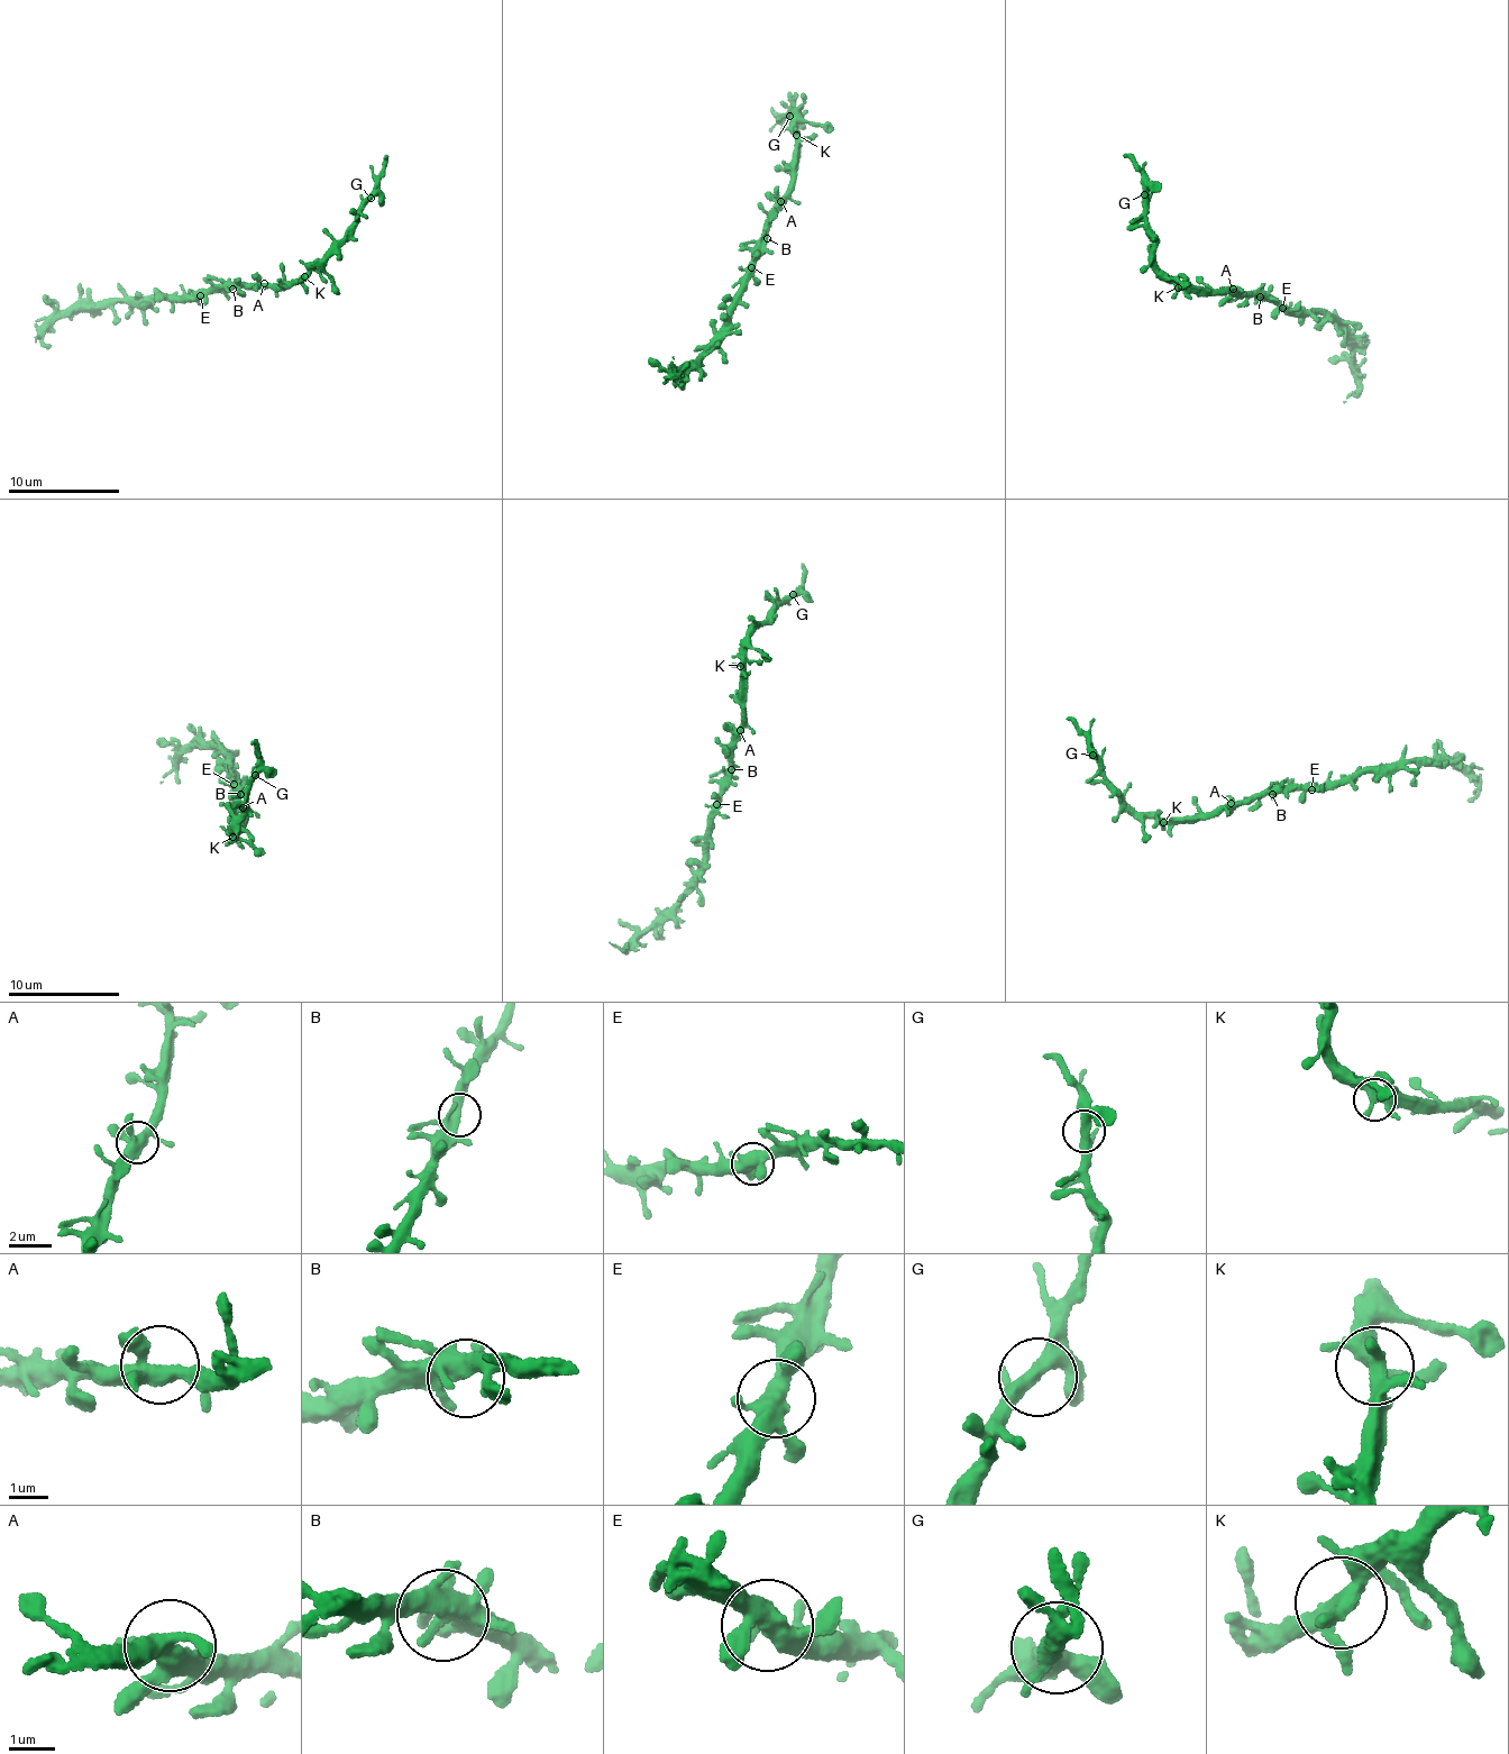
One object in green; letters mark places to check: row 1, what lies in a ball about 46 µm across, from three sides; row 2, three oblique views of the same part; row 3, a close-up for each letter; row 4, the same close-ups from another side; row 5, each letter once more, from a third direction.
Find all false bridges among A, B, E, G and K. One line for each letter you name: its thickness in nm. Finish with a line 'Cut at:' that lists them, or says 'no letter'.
Cut at: no letter

